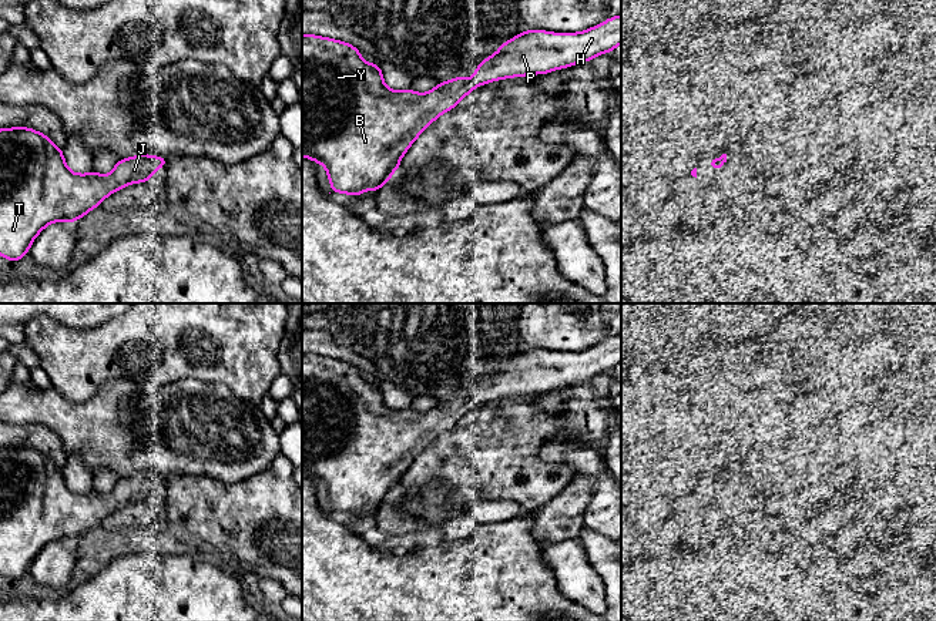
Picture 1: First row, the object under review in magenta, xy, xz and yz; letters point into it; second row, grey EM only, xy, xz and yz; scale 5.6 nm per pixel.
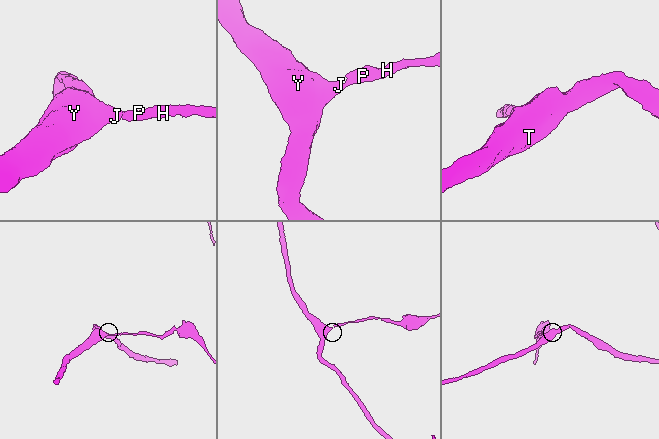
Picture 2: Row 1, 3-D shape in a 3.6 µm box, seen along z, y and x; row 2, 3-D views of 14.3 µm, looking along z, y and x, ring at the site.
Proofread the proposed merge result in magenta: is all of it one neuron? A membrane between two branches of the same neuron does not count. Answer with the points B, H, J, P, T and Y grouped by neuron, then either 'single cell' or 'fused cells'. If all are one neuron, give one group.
groups B H J P T Y; single cell

